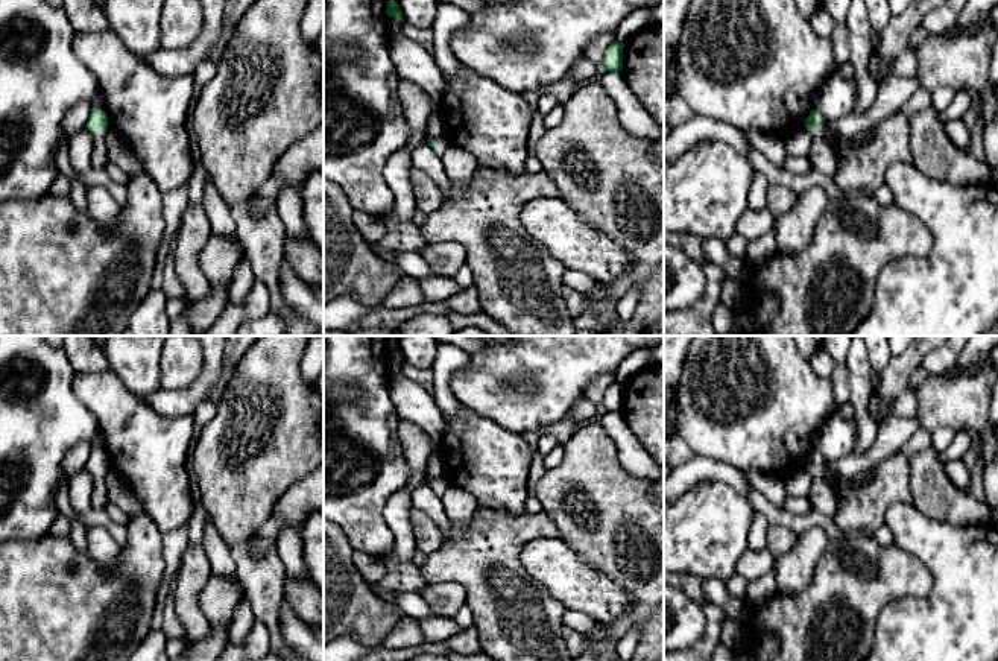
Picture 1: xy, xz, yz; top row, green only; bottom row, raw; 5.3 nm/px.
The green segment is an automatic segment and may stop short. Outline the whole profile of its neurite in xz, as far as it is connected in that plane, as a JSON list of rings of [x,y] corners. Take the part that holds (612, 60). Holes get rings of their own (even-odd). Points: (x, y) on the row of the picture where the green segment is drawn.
[[[614,41],[603,55],[603,70],[621,71],[623,68],[623,43]]]

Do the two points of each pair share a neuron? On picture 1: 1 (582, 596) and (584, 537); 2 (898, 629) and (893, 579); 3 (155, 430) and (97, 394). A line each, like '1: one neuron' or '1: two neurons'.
1: two neurons
2: two neurons
3: one neuron

